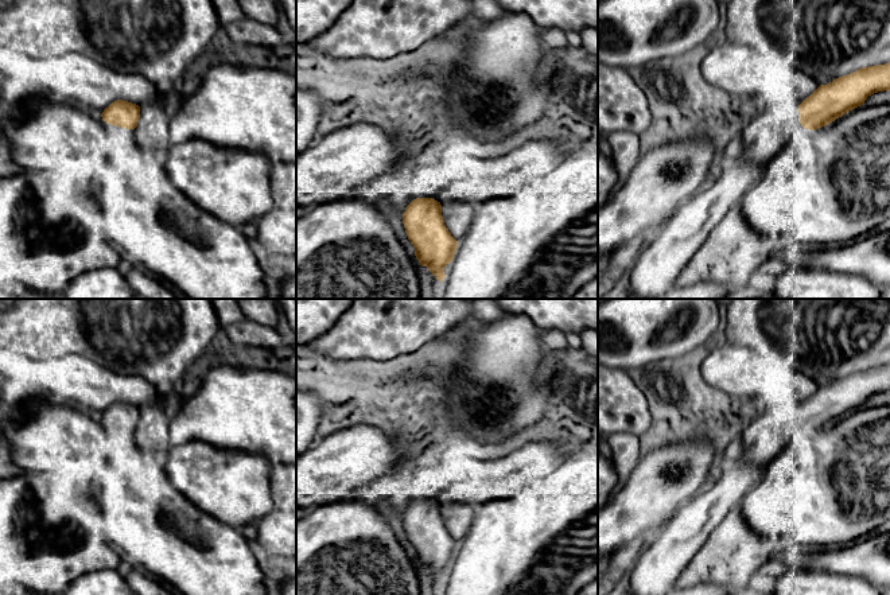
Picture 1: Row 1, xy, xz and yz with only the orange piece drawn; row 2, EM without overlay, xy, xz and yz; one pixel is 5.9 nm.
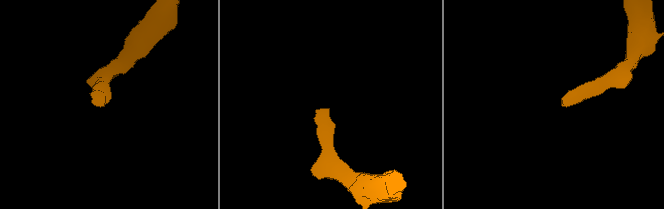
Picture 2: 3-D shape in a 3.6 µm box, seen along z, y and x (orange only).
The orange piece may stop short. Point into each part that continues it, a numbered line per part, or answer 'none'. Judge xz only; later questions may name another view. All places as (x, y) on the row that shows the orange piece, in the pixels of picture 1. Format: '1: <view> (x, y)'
none

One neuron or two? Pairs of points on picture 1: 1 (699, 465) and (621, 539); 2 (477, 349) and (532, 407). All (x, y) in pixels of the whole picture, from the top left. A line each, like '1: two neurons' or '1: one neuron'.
1: one neuron
2: one neuron

